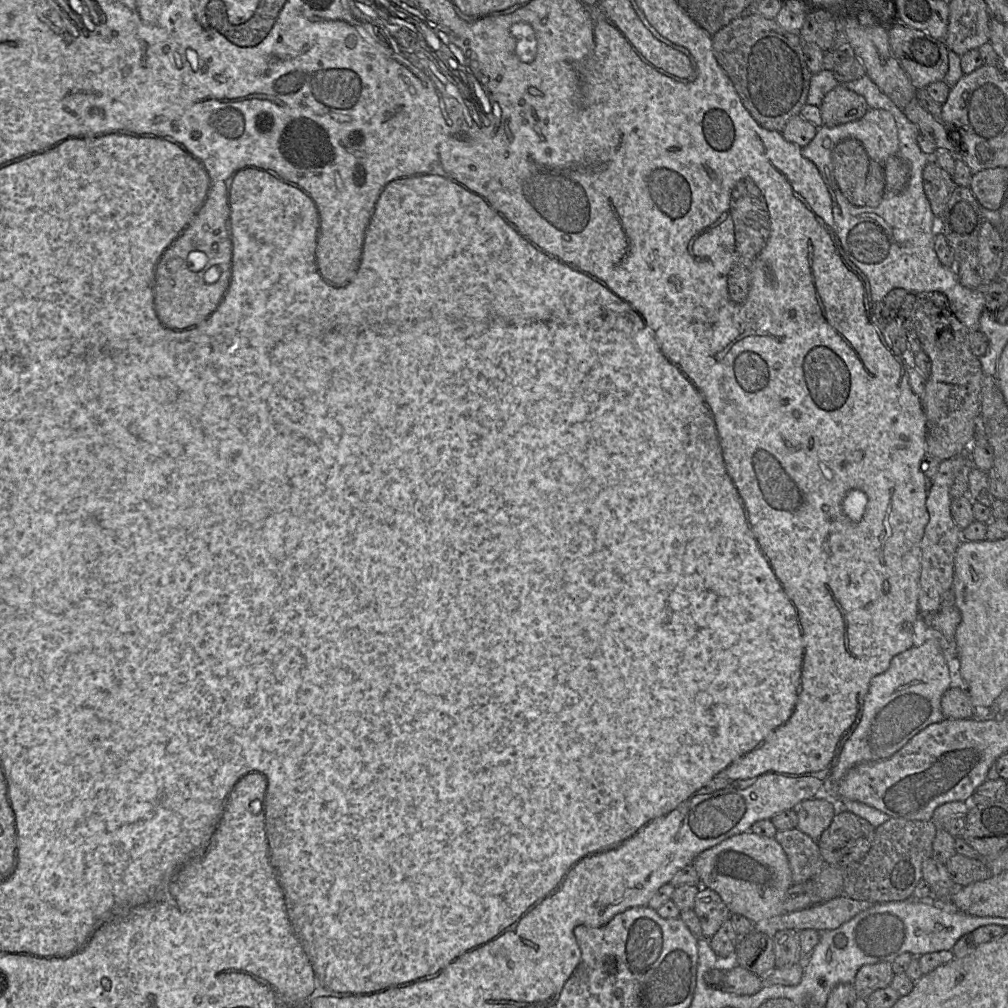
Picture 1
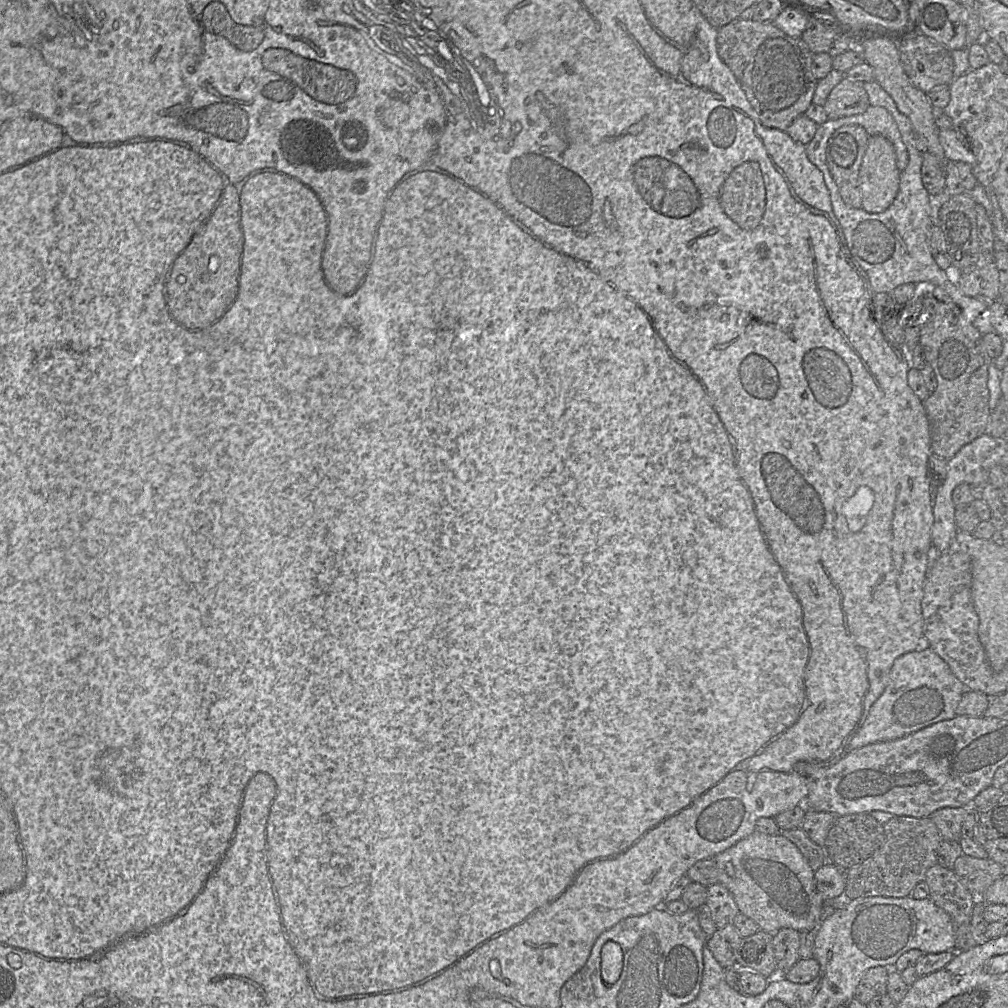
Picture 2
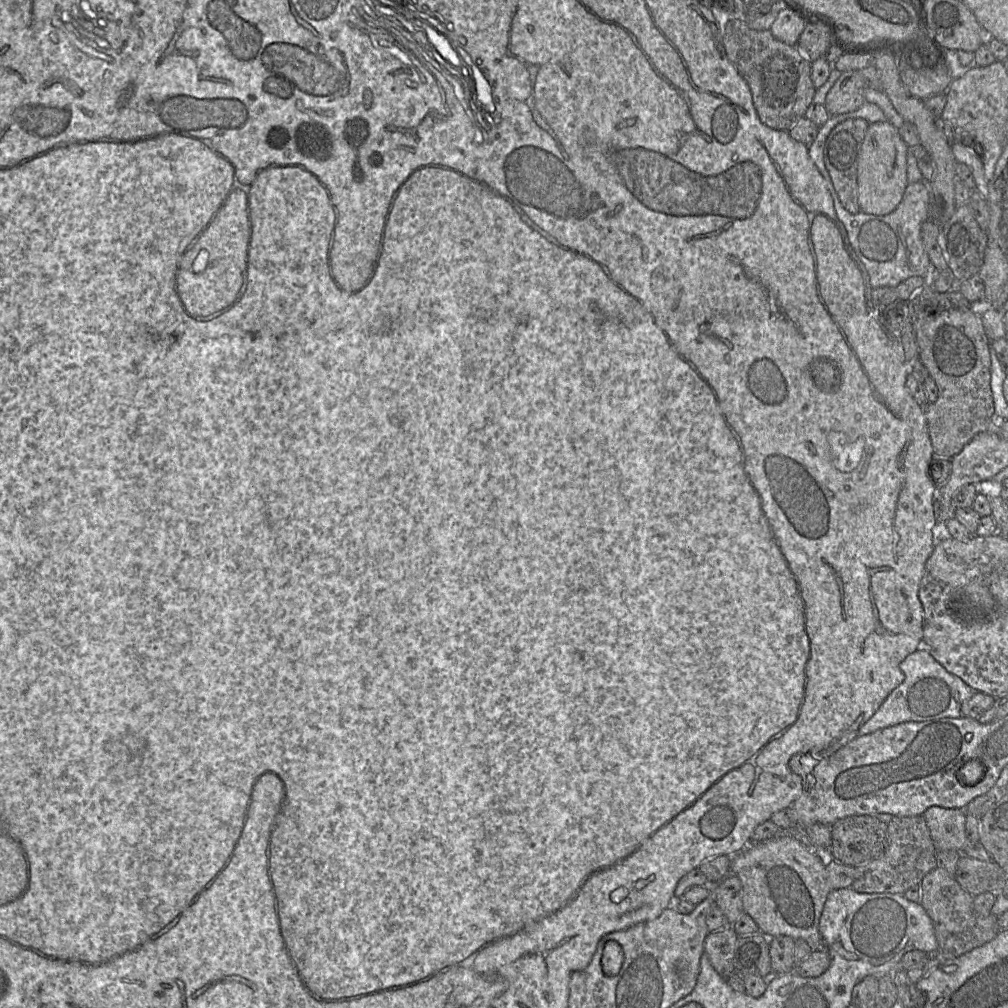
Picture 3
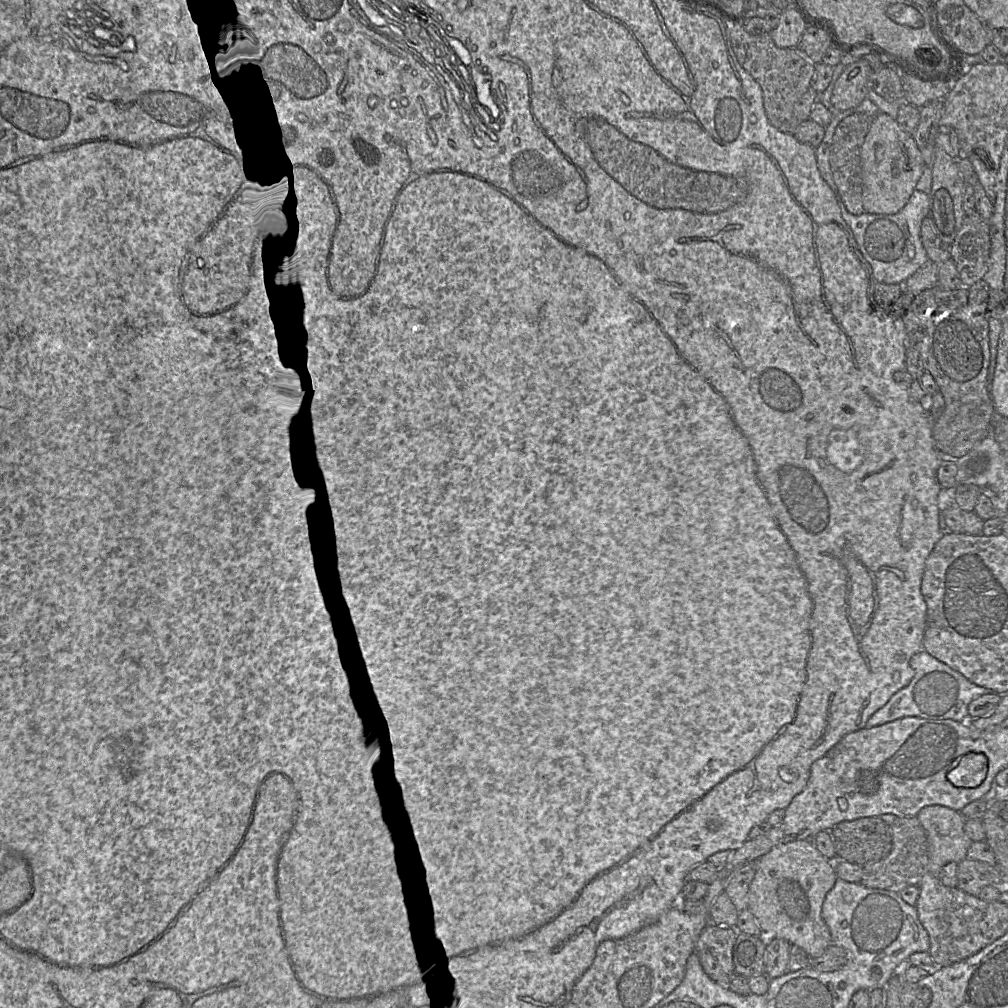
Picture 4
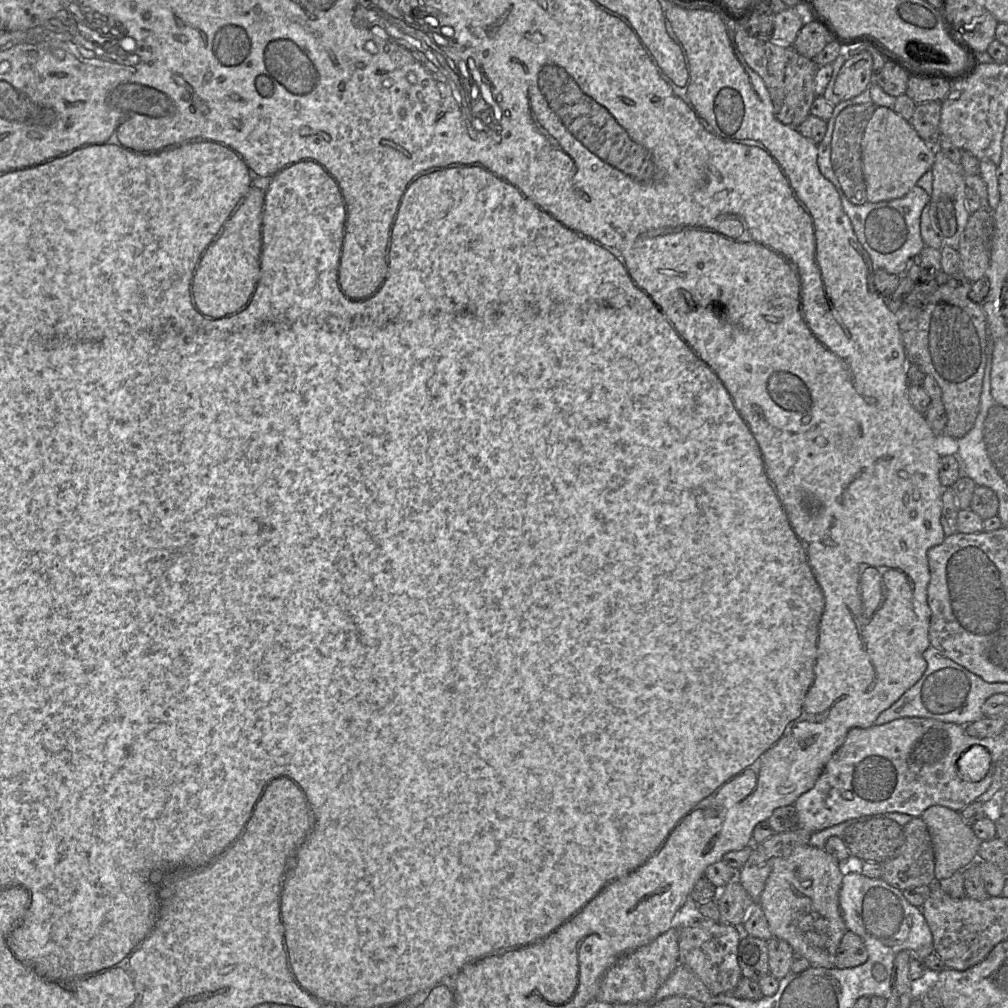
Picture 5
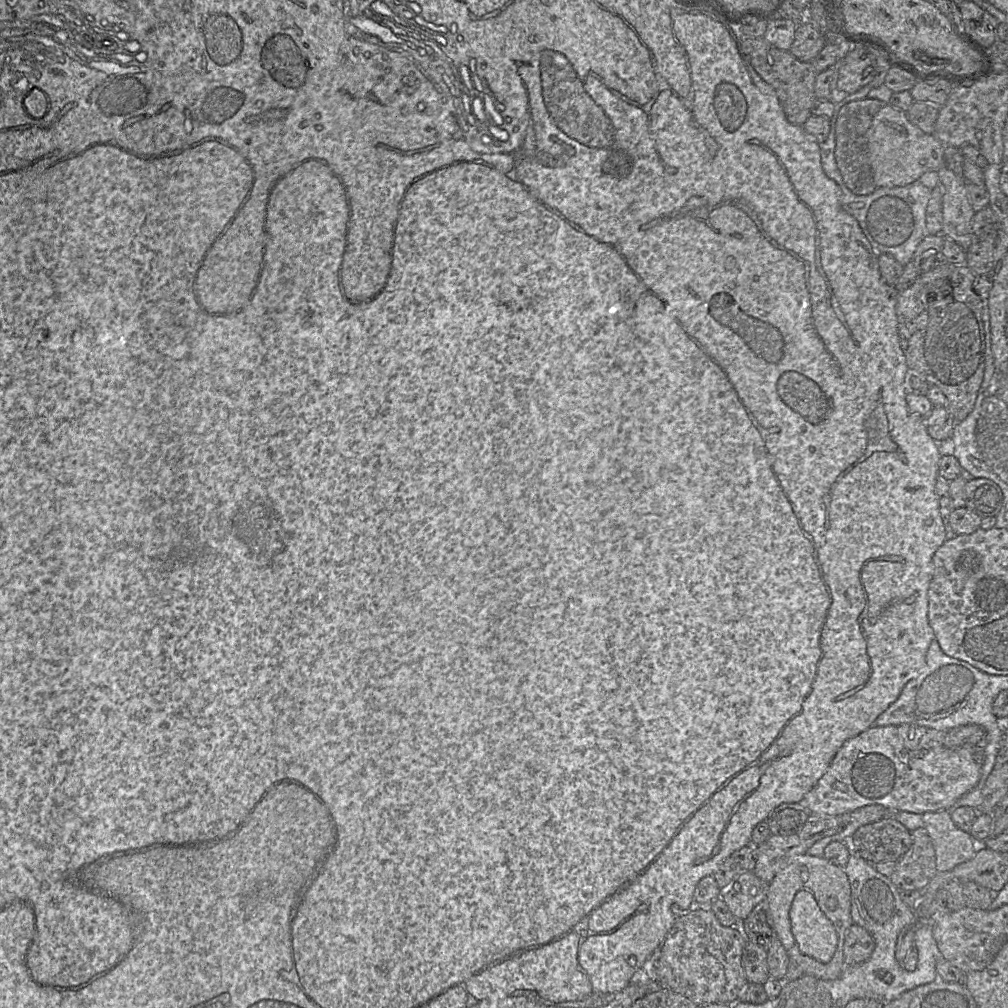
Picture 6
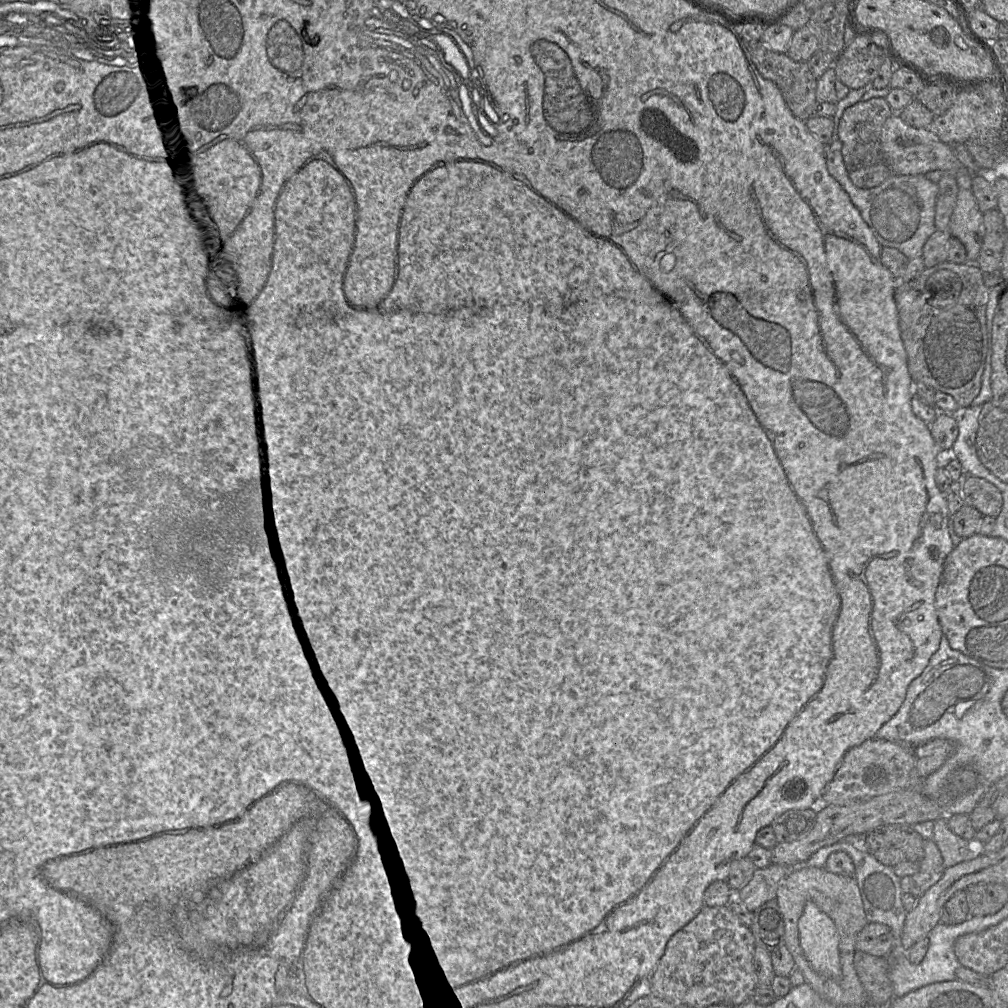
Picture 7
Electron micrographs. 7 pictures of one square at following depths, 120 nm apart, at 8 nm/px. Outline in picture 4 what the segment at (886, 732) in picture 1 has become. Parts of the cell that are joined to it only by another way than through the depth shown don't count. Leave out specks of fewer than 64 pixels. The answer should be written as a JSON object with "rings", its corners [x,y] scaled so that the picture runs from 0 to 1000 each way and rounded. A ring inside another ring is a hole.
{"rings":[[[918,645],[906,650],[903,660],[908,669],[902,680],[888,688],[875,702],[869,705],[858,722],[874,720],[897,711],[961,715],[961,698],[976,688],[985,688],[979,683],[963,678],[954,669],[925,652]]]}

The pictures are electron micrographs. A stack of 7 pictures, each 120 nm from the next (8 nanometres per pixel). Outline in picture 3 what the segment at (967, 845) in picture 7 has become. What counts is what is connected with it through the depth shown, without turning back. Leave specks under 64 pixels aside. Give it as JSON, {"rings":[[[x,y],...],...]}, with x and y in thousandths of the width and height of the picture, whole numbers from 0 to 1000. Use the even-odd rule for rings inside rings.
{"rings":[[[925,800],[916,807],[930,844],[949,843],[954,845],[959,834],[958,809],[955,803],[933,800]]]}

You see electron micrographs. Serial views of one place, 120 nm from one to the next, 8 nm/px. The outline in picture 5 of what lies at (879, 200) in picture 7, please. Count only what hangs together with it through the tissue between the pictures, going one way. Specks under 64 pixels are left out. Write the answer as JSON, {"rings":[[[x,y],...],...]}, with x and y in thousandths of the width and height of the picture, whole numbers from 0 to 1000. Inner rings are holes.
{"rings":[[[862,86],[853,94],[834,100],[827,105],[825,115],[820,120],[820,130],[815,140],[811,143],[811,162],[814,173],[828,186],[835,206],[845,221],[846,229],[852,241],[861,251],[867,268],[876,267],[883,272],[895,274],[904,258],[918,244],[913,231],[913,217],[915,207],[922,200],[923,194],[917,188],[908,184],[894,196],[869,201],[859,199],[856,203],[847,203],[838,194],[824,164],[824,138],[831,113],[841,105],[858,102],[864,102]]]}

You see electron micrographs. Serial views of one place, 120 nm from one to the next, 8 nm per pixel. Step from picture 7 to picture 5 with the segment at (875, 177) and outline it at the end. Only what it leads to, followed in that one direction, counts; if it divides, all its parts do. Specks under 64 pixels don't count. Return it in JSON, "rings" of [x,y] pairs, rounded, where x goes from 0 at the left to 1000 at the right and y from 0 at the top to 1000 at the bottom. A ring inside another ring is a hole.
{"rings":[[[864,102],[841,105],[830,115],[824,138],[824,164],[840,197],[847,203],[860,199],[859,182],[855,169],[854,141],[869,105]]]}

